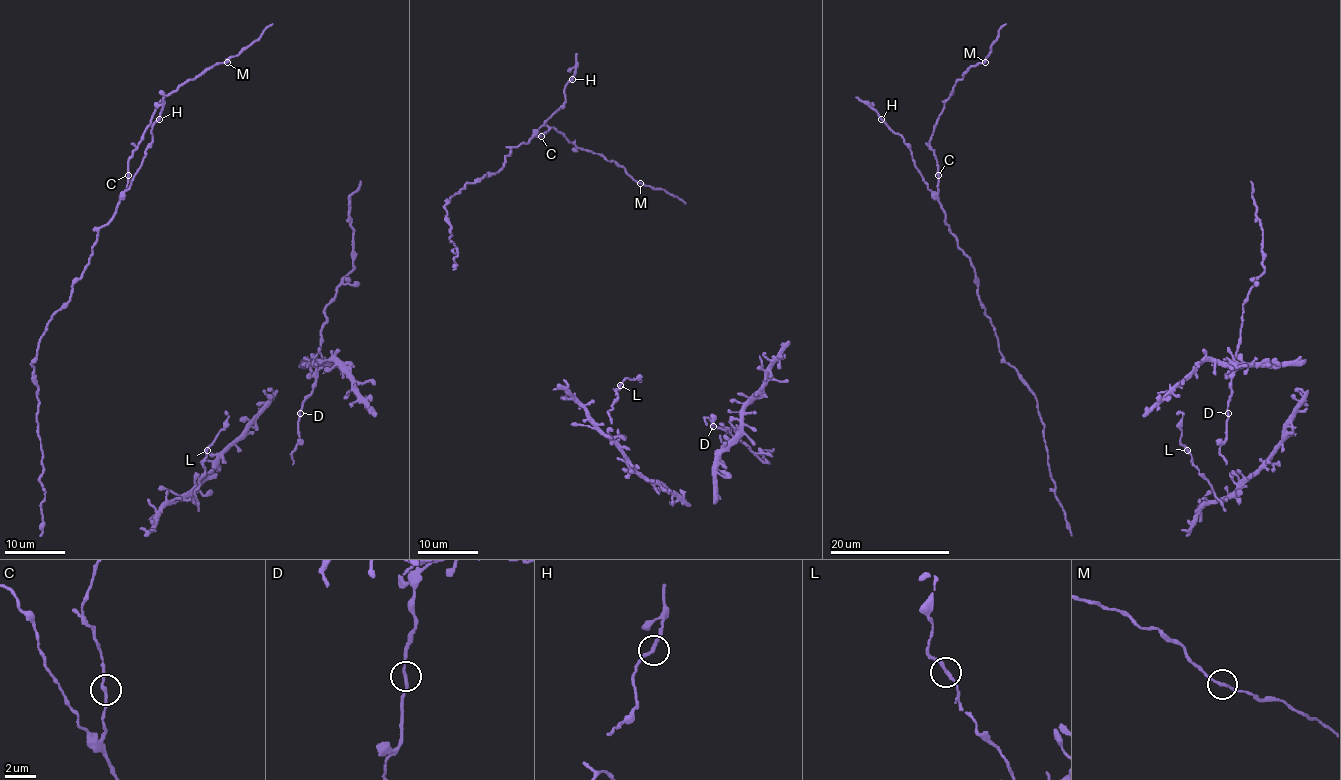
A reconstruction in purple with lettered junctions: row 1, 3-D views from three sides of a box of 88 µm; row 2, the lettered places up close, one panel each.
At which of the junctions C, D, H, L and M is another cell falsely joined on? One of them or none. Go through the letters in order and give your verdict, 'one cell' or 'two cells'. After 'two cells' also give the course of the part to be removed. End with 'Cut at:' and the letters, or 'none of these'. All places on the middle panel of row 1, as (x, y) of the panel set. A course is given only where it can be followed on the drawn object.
C: one cell
D: one cell
H: one cell
L: one cell
M: one cell
Cut at: none of these

